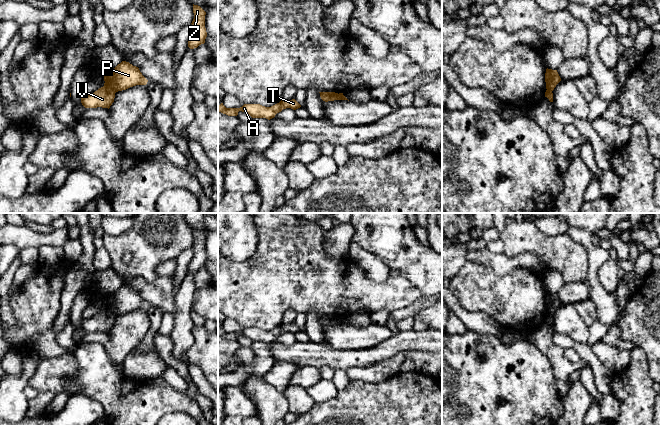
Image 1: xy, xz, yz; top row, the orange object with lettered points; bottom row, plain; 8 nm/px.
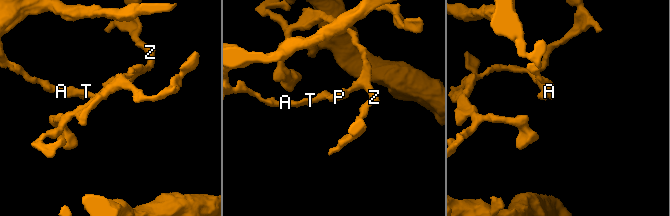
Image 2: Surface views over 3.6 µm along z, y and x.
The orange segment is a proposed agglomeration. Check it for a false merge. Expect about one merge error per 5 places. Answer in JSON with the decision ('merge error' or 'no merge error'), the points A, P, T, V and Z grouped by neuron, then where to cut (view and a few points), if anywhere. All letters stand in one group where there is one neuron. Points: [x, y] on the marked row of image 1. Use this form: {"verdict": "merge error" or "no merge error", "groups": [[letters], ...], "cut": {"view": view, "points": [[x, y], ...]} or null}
{"verdict": "merge error", "groups": [["A", "T", "V"], ["P", "Z"]], "cut": {"view": "xy", "points": [[104, 85], [115, 92]]}}

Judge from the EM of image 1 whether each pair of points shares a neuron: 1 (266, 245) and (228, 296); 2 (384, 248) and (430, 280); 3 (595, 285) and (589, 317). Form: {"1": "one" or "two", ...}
{"1": "one", "2": "one", "3": "two"}

